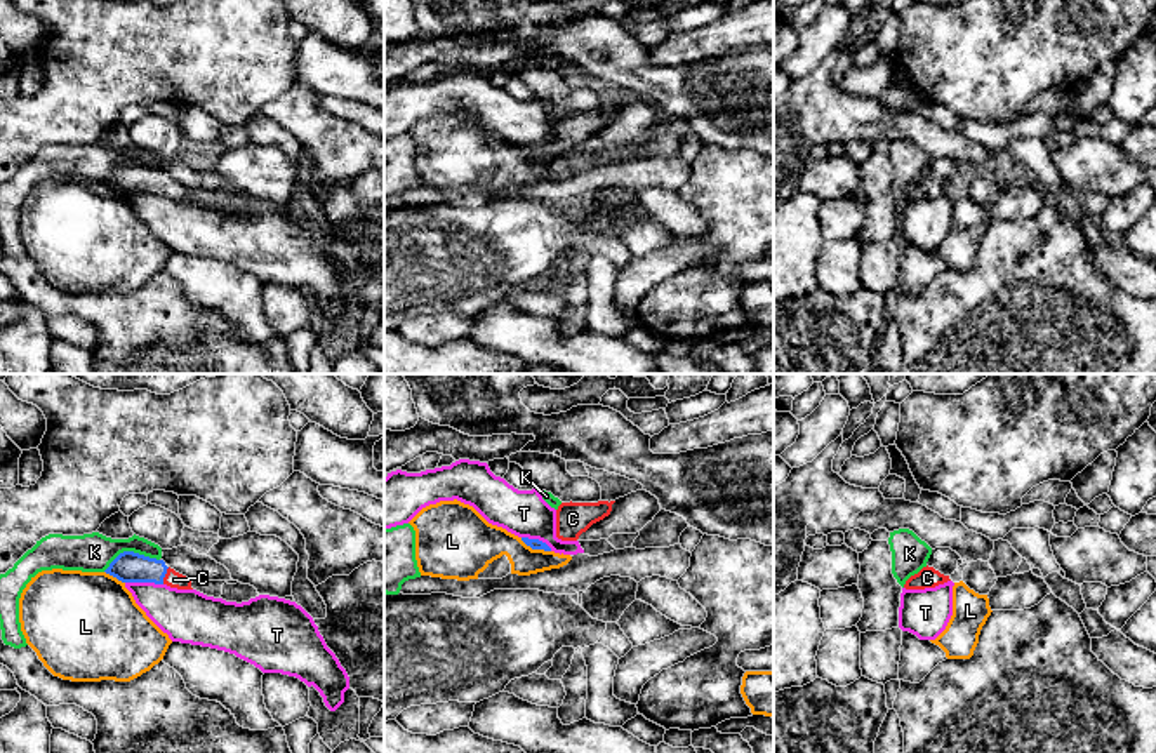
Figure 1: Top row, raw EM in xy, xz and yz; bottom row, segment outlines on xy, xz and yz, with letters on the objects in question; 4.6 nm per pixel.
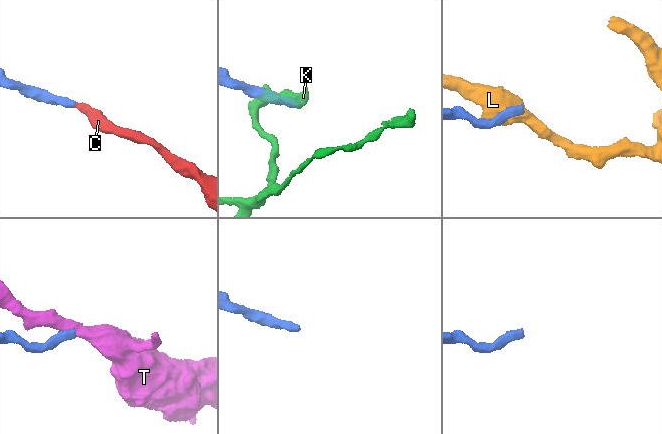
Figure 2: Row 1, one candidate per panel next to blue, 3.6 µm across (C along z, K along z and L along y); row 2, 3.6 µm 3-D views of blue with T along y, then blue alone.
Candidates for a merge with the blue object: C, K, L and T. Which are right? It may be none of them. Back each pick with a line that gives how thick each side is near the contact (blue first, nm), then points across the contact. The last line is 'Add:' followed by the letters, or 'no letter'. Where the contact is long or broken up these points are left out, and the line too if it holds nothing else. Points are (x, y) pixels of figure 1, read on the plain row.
C: 140/80 nm | across xy (129, 178), (150, 179), (164, 186), (174, 190)
Add: C

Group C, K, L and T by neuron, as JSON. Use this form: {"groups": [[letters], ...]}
{"groups": [["C"], ["K"], ["L"], ["T"]]}

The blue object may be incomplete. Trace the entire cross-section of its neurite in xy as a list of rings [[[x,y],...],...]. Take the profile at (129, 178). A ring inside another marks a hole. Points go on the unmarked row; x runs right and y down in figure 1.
[[[134,162],[120,163],[104,183],[122,193],[155,193],[177,200],[193,200],[191,191],[167,177],[163,170],[149,169]]]

